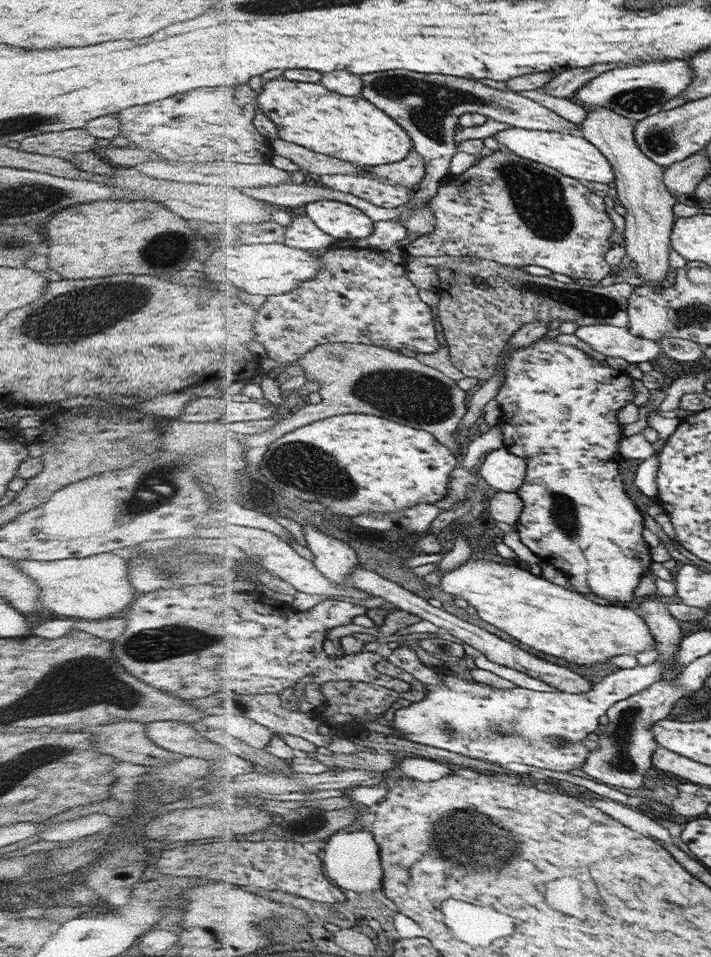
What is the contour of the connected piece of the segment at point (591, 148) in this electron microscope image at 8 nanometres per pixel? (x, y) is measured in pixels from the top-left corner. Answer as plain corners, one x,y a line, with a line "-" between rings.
511,127
494,134
493,137
498,140
501,147
514,152
516,156
522,156
522,158
528,158
528,160
558,169
558,172
565,173
566,176
574,177
576,180
606,185
612,182
615,183
616,178
609,159
600,151
597,145
579,134
572,135
571,133

